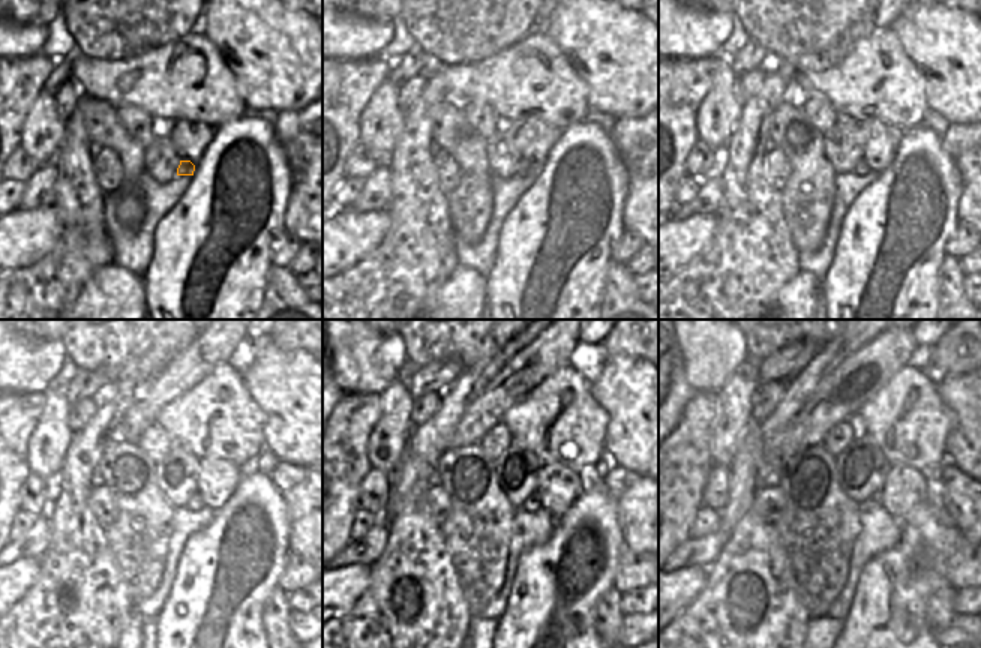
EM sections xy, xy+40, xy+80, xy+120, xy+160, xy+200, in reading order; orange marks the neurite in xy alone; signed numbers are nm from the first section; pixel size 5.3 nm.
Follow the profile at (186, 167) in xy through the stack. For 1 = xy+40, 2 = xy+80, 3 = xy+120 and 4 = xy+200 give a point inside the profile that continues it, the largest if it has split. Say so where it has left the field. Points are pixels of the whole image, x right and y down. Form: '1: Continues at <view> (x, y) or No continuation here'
1: Continues at xy+40 (524, 165)
2: Continues at xy+80 (861, 170)
3: Continues at xy+120 (195, 504)
4: Continues at xy+200 (873, 503).

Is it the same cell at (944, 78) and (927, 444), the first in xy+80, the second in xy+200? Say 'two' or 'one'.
two

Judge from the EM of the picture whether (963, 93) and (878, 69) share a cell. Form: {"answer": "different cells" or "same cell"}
{"answer": "different cells"}

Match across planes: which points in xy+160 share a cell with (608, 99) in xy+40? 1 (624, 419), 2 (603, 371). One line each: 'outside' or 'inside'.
1: inside
2: inside

